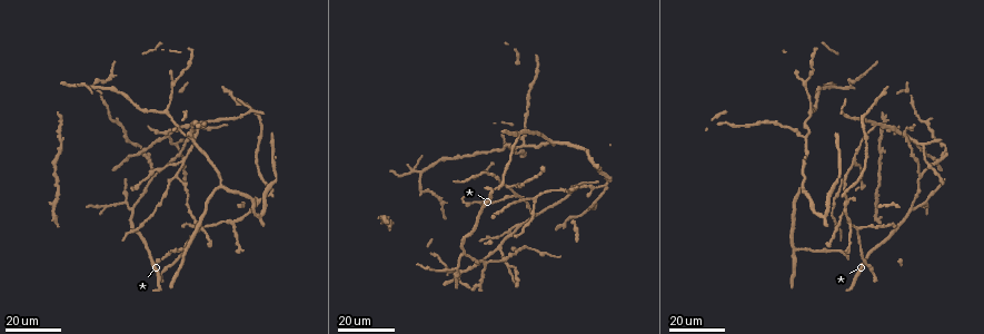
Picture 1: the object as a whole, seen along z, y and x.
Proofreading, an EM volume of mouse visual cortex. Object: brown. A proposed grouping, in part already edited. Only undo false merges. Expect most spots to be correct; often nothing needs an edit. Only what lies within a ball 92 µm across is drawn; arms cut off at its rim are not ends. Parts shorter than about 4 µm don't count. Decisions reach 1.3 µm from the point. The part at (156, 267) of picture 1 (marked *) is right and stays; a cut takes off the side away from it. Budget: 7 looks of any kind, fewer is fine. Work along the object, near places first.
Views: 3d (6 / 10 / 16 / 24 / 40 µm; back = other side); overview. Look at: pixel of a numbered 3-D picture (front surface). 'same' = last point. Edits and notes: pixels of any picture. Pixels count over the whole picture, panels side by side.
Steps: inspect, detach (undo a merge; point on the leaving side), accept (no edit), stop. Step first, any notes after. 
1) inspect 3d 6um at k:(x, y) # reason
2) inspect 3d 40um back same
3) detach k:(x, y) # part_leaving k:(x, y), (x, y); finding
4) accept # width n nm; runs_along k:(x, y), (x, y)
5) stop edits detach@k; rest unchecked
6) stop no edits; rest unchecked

inspect 3d 24um at 1:(492, 260) # thick turns thin

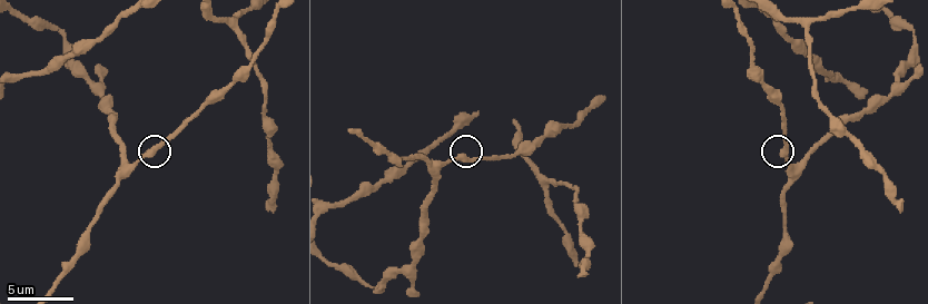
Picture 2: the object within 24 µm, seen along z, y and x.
inspect 3d 6um at 2:(786, 141)

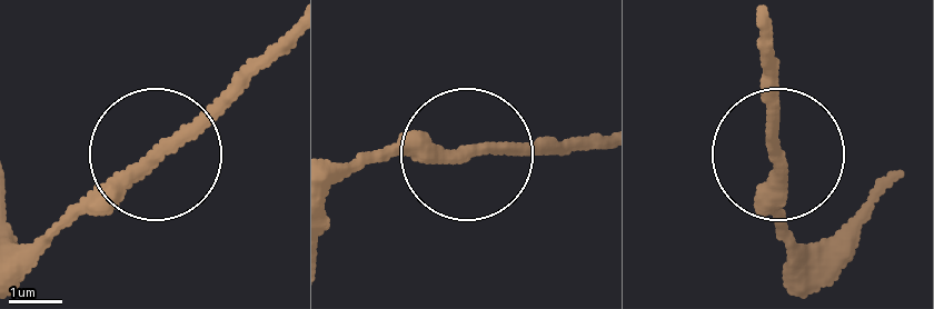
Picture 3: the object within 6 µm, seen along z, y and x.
accept # runs_along 3:(794, 268), (767, 60); continuous, no second neuron

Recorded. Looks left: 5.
inspect 3d 24um at 1:(804, 80) # three arms meet

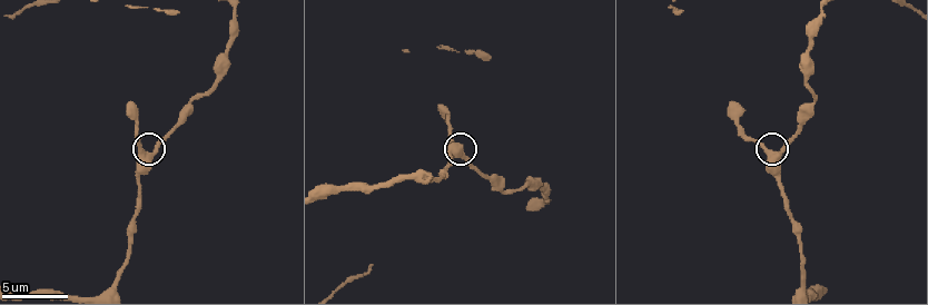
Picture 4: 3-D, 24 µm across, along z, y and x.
inspect 3d 10um at 4:(776, 154)

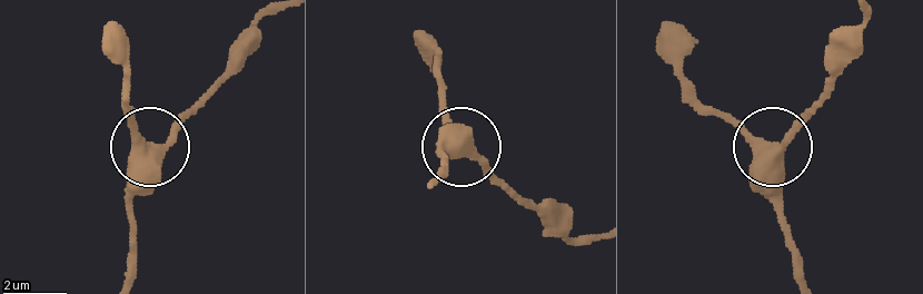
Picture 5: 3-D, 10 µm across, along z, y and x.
accept # continuous, no second neuron

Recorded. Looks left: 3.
inspect 3d 6um at 4:(412, 175)

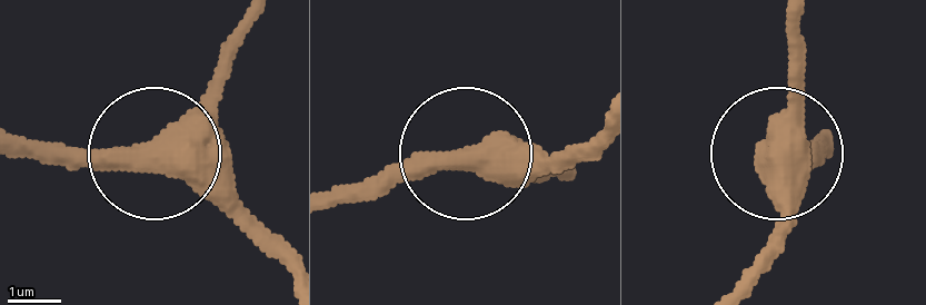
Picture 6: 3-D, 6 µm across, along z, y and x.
accept # side_arm 50 um; runs_along 6:(285, 266), (160, 147), (240, 45); one neuron here

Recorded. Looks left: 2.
inspect 3d 24um at 1:(413, 168) # looks like a crossing

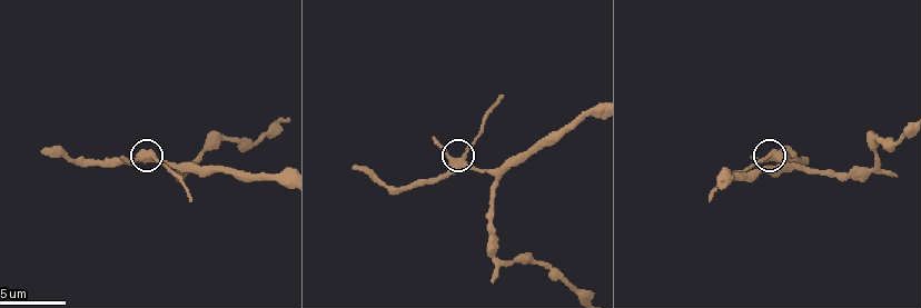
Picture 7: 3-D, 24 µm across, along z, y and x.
inspect 3d 10um at 7:(459, 161)

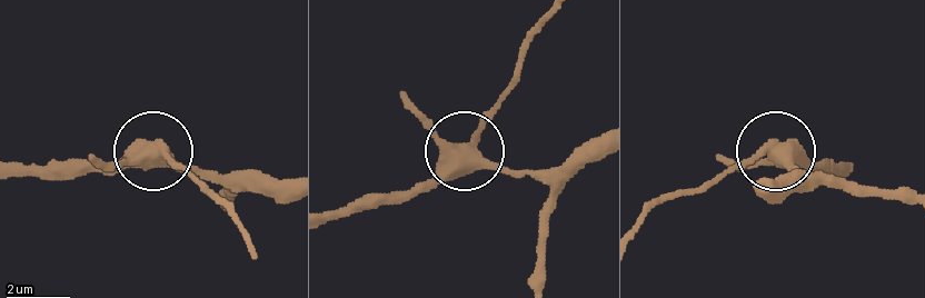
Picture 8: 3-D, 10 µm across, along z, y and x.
accept # arms 4; all the same neuron

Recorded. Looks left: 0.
stop no edits; rest unchecked

